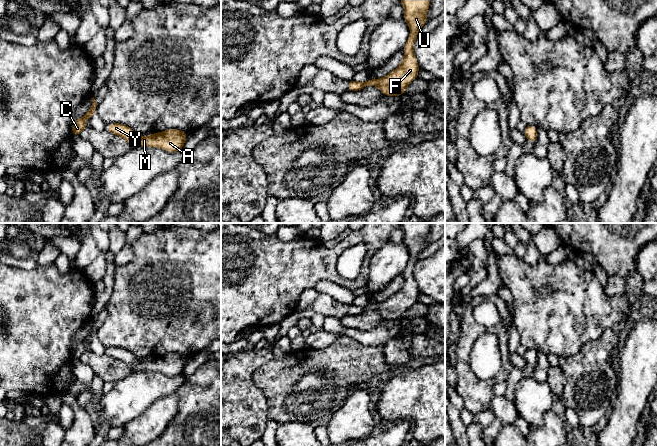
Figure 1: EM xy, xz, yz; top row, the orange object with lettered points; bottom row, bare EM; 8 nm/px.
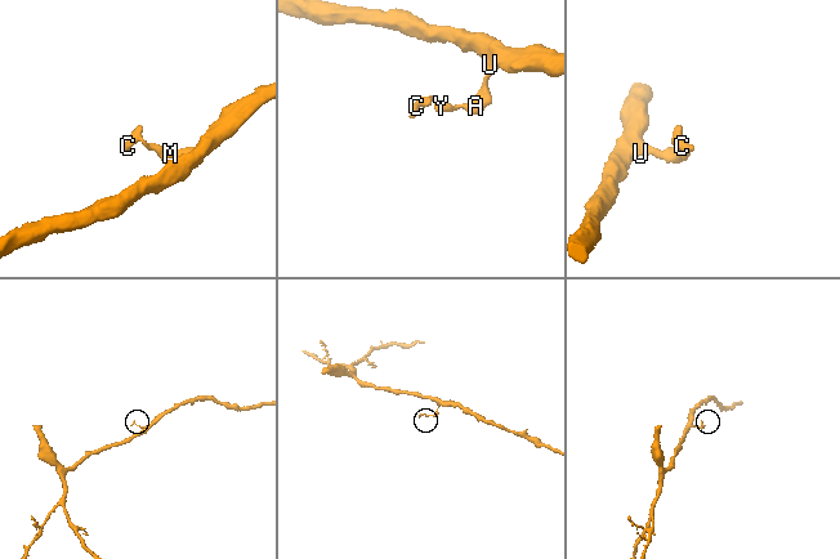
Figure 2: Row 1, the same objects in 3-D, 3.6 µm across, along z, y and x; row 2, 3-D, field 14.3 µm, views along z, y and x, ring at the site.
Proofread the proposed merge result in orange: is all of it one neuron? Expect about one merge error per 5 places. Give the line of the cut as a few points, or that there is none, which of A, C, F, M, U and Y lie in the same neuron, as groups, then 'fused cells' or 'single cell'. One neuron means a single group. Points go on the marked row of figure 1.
no cut | A C F M U Y | single cell

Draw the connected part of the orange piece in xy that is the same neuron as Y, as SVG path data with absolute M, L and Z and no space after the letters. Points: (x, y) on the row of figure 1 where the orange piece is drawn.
M114 123L107 126L107 131L125 139L134 148L151 146L168 152L183 151L188 133L178 129L168 129L148 136L138 136L134 130L124 124Z

